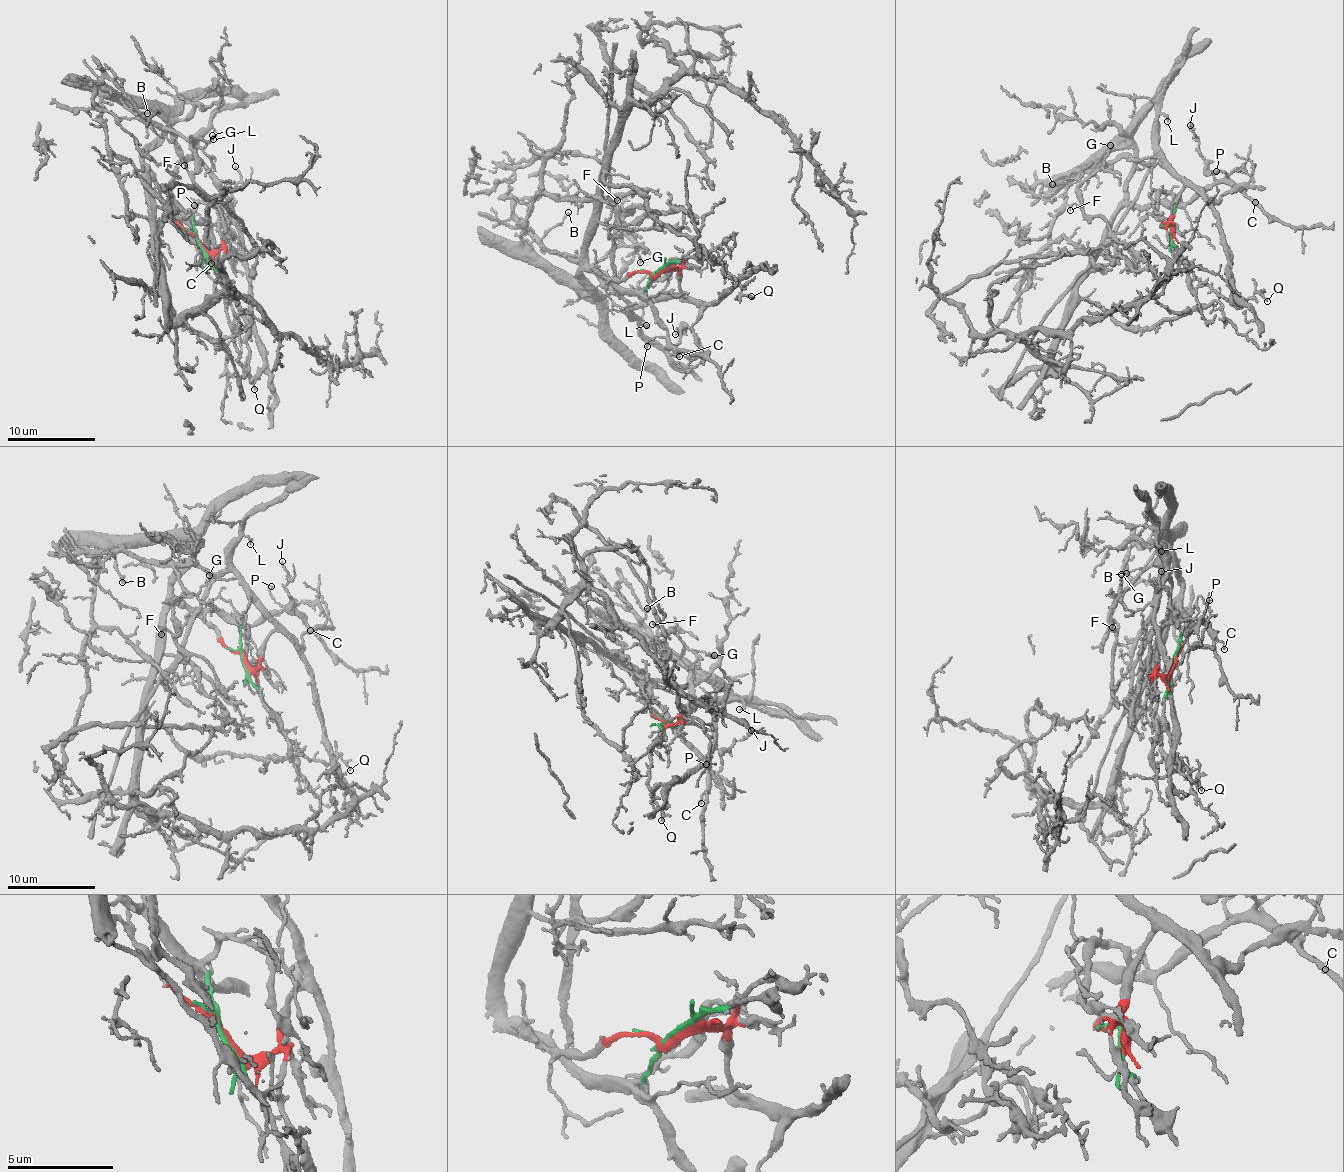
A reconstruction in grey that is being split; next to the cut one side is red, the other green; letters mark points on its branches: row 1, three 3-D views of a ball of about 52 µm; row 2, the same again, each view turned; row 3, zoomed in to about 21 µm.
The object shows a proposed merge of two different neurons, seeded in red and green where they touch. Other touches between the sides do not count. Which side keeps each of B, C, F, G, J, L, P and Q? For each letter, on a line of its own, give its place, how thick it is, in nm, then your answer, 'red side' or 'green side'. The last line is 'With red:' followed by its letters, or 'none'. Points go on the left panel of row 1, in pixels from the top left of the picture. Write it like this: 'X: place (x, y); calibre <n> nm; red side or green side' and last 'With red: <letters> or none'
B: place (147, 113); calibre 150 nm; red side
C: place (211, 263); calibre 130 nm; green side
F: place (184, 165); calibre 150 nm; red side
G: place (212, 135); calibre 150 nm; red side
J: place (235, 166); calibre 120 nm; green side
L: place (213, 139); calibre 140 nm; red side
P: place (194, 205); calibre 150 nm; green side
Q: place (254, 389); calibre 140 nm; green side
With red: B, F, G, L

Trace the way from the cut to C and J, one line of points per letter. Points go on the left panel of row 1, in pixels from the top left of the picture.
C: (198, 243), (192, 217), (196, 225), (210, 222), (210, 263)
J: (198, 243), (192, 217), (196, 225), (218, 225), (229, 214), (233, 189), (241, 177), (235, 166)

